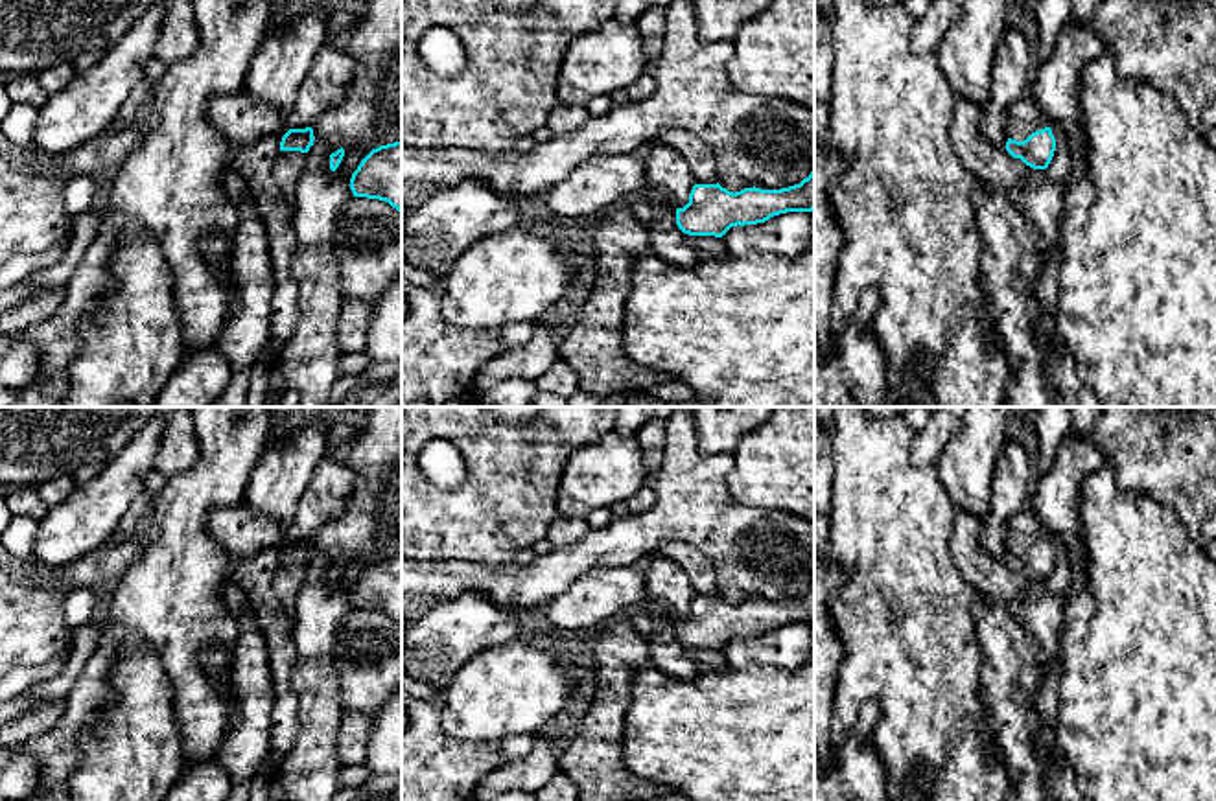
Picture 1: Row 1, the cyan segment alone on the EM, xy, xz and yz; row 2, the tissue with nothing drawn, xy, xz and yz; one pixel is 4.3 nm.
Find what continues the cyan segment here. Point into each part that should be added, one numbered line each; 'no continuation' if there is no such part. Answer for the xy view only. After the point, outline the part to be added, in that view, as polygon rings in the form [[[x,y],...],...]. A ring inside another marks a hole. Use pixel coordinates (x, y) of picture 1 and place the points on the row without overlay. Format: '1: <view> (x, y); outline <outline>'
1: xy (242, 533); outline [[[247,503],[212,512],[208,530],[234,563],[252,560],[267,547],[284,549],[289,543],[286,523]]]

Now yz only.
1: yz (1023, 529); outline [[[1021,508],[1004,523],[1002,540],[1008,551],[1023,554],[1032,545],[1048,540],[1048,534],[1032,508]]]

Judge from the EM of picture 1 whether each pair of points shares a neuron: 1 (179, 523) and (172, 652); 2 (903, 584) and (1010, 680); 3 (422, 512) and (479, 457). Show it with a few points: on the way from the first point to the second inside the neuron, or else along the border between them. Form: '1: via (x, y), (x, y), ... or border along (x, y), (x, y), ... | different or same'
1: via (179, 555), (179, 621) | same
2: border along (971, 612), (981, 649), (981, 685) | different
3: via (443, 512), (448, 512), (479, 477) | same

